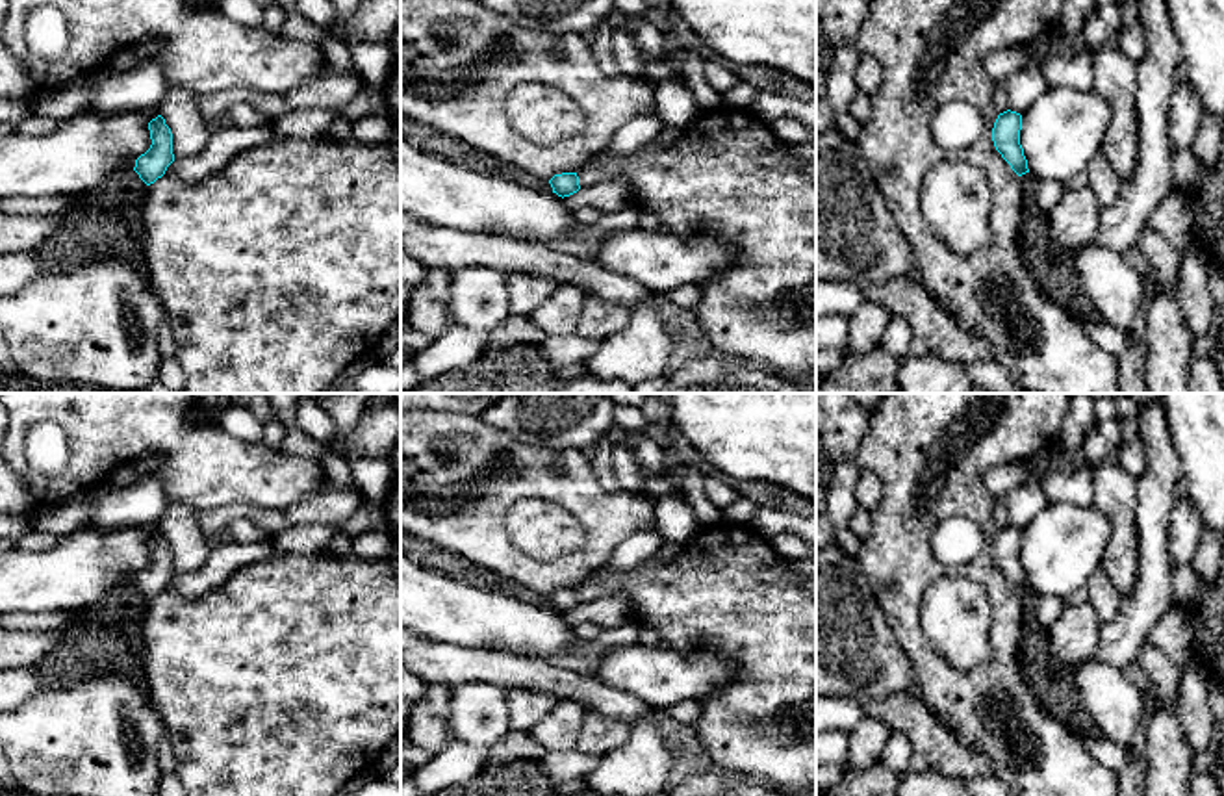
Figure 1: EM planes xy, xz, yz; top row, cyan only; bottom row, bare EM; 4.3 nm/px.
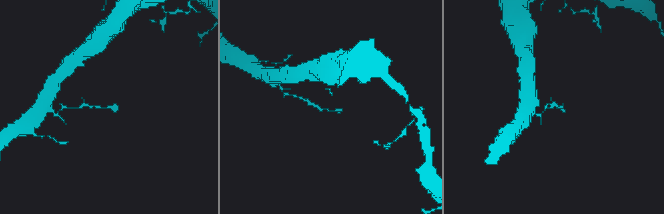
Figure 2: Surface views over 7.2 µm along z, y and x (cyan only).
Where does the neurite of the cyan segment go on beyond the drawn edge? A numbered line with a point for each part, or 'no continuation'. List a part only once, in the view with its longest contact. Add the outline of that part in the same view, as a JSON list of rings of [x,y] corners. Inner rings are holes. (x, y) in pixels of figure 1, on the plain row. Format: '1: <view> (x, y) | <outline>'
no continuation

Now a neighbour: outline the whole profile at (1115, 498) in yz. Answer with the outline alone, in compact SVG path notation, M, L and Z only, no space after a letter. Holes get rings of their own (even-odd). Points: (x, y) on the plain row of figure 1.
M1120 464L1092 468L1094 503L1113 527L1102 570L1109 575L1118 594L1126 597L1139 575L1139 536L1133 523L1137 507L1137 481Z

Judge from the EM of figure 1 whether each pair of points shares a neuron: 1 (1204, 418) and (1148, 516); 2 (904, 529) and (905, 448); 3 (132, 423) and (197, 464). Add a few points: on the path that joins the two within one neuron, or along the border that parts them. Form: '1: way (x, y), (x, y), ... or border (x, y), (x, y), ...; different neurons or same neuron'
1: border (1169, 418), (1169, 433), (1182, 475); different neurons
2: way (905, 509), (905, 468); same neuron
3: way (149, 423), (156, 423), (180, 448); same neuron

